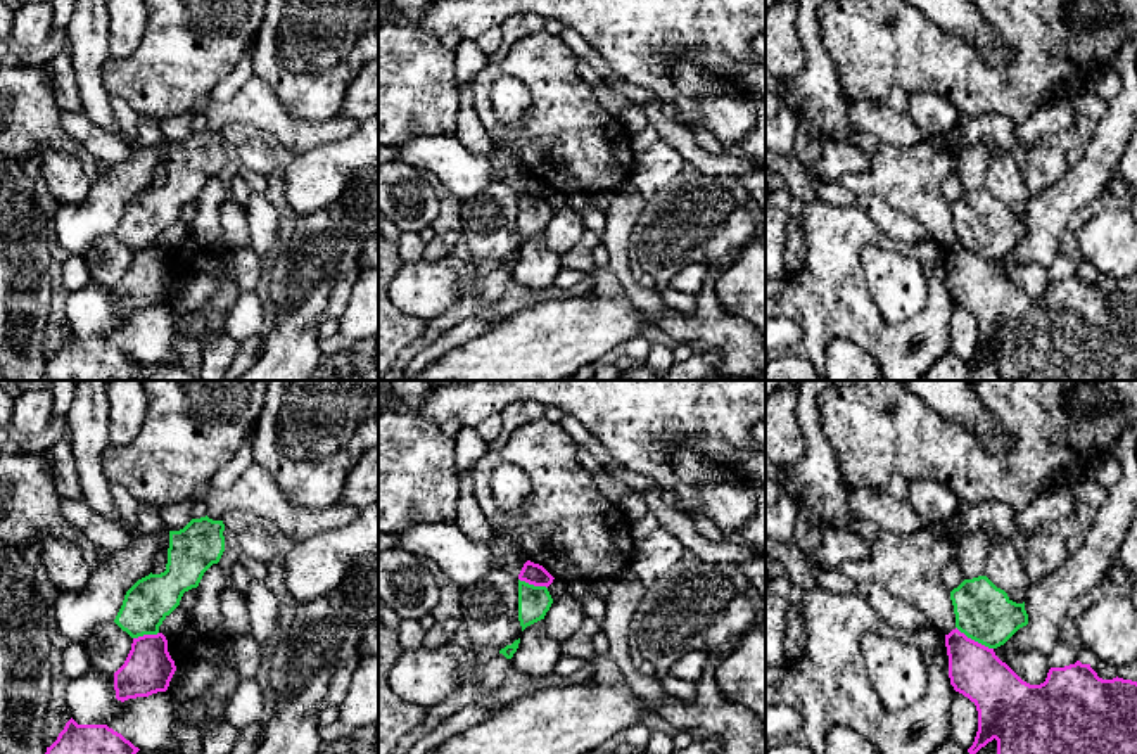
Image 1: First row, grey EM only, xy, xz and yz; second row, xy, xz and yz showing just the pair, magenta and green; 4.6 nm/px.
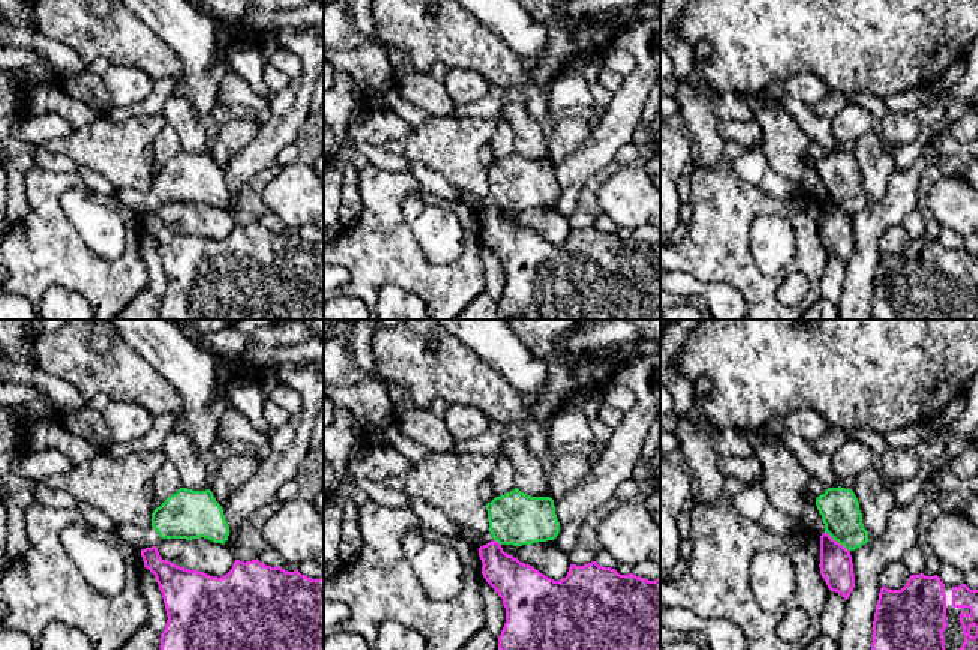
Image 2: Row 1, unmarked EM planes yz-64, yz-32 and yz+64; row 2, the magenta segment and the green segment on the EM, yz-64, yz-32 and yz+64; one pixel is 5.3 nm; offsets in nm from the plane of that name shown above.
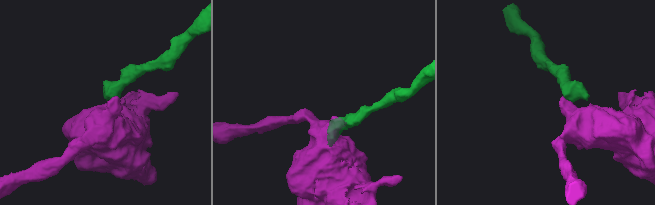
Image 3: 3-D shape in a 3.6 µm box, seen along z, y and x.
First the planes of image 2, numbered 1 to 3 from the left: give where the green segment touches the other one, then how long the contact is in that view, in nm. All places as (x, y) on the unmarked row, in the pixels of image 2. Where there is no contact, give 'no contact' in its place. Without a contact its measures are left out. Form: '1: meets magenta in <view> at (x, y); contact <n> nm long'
1: no contact
2: meets magenta in yz-32 at (497, 206); contact 50 nm long
3: meets magenta in yz+64 at (837, 206); contact 170 nm long

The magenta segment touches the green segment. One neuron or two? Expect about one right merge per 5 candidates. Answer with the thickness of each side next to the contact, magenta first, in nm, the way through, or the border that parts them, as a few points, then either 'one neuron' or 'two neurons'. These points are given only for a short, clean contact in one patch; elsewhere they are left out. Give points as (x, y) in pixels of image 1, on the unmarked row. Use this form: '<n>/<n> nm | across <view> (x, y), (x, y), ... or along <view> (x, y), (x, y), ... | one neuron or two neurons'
240/280 nm | along yz (956, 239), (992, 261) | two neurons

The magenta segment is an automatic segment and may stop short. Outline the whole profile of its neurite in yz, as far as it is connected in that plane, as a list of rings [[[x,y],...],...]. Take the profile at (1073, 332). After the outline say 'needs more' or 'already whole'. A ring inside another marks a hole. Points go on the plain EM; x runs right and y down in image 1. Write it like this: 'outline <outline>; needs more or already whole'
outline [[[957,240],[945,247],[949,291],[978,323],[973,370],[994,351],[1002,380],[1137,380],[1137,294],[1102,292],[1090,277],[1051,280],[1040,297],[1023,294],[994,261]]]; already whole

